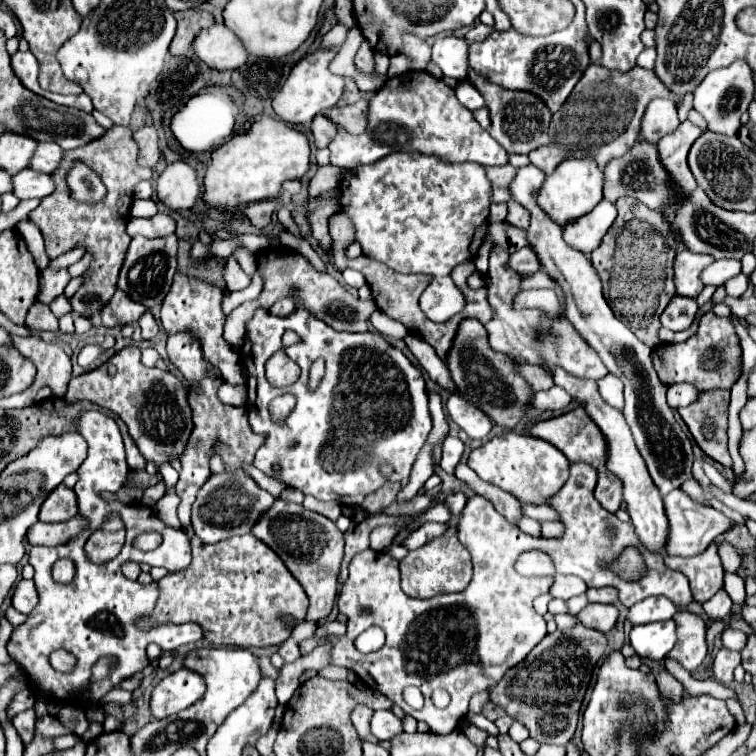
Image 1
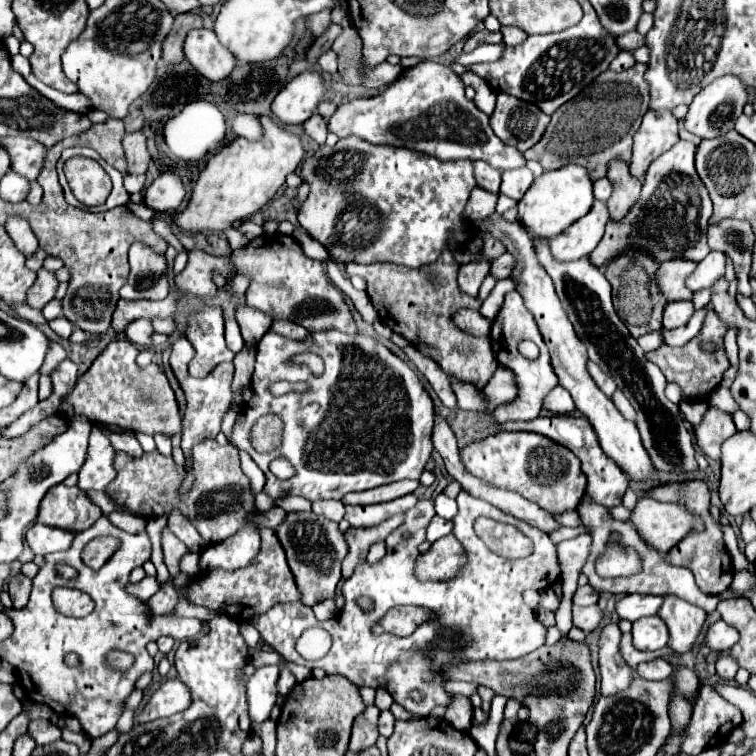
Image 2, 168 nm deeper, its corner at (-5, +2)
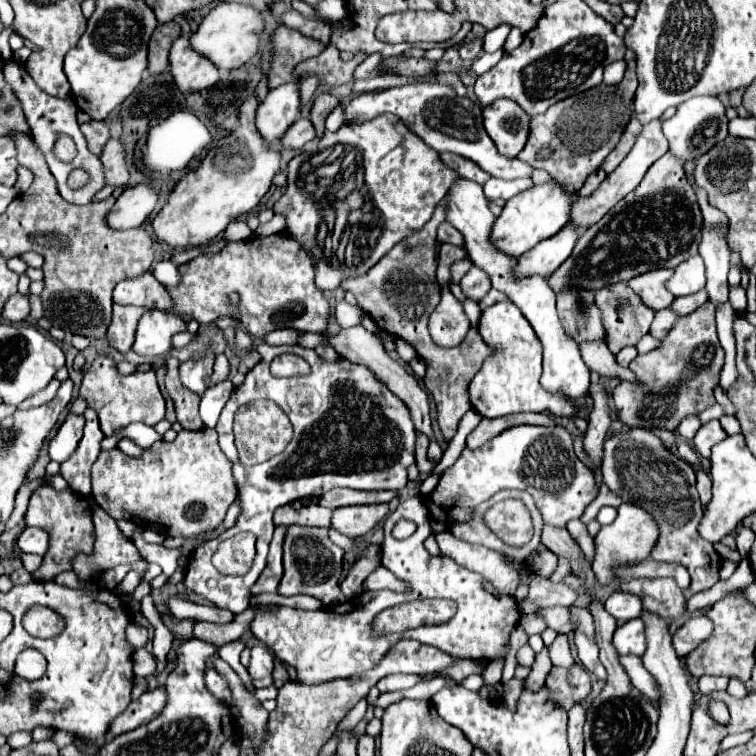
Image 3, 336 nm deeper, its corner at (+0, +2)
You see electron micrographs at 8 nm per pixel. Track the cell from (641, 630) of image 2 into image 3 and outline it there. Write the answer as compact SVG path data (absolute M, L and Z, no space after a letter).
M635 618L627 624L617 626L613 636L613 646L619 654L641 656L645 652L645 624L641 618Z

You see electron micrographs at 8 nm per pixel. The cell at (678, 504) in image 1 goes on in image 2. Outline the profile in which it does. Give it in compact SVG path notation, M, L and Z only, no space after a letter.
M650 496L638 500L630 522L634 522L640 536L662 554L668 554L672 546L688 536L688 532L704 532L702 518L686 506L676 502L658 502Z

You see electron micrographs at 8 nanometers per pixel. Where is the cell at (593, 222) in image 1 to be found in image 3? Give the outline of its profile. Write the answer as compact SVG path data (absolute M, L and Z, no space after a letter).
M563 228L555 236L539 242L531 252L525 252L523 256L517 258L517 264L513 268L515 278L523 276L543 276L547 278L553 274L573 252L573 246L579 238L581 230L579 228Z

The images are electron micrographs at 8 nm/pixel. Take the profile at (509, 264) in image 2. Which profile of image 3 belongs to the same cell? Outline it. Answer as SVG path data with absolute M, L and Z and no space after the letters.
M473 266L473 268L461 278L459 286L461 286L465 298L471 298L471 300L475 300L475 302L481 302L481 298L487 296L487 290L491 288L491 280L489 280L489 276L487 276L481 268Z

